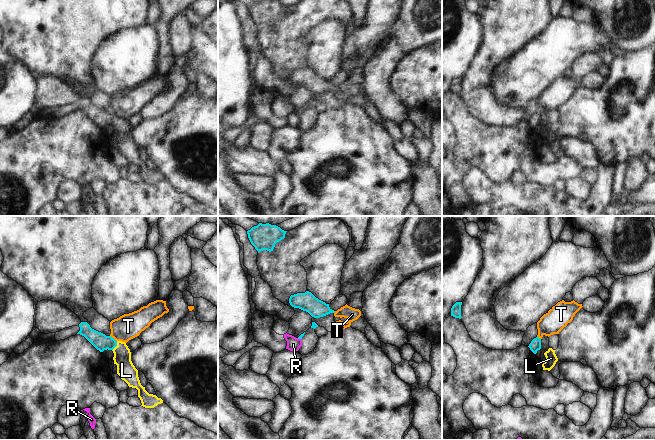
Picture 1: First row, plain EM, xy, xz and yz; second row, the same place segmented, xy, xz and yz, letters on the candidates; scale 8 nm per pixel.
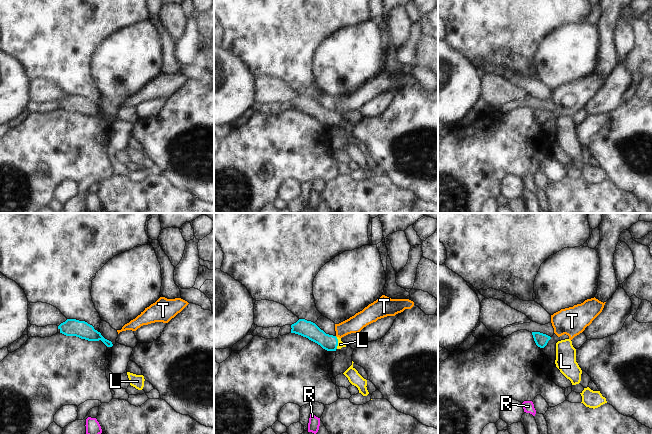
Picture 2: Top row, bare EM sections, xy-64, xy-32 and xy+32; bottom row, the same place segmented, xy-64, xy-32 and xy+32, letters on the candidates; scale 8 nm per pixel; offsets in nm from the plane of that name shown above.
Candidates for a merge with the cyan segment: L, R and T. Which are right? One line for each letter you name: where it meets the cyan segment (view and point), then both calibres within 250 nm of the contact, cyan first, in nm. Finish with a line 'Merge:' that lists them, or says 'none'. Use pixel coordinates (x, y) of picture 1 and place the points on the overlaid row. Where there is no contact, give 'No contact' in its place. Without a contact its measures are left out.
L: Touches cyan at xy (115, 346). Thickness 140 nm (cyan) against 150 nm
Merge: L

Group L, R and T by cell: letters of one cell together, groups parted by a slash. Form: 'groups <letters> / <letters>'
groups L / R / T

